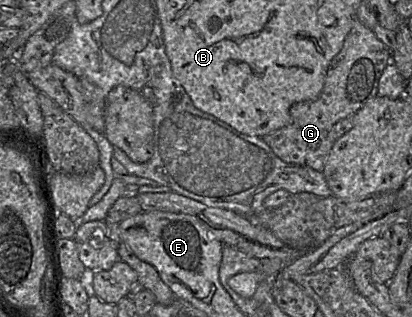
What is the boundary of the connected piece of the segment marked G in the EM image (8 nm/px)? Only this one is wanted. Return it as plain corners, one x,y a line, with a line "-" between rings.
354,21
342,49
330,62
318,98
292,105
289,124
262,139
284,162
322,172
327,156
337,140
334,125
353,116
366,102
378,96
379,79
390,62
390,52
373,31

